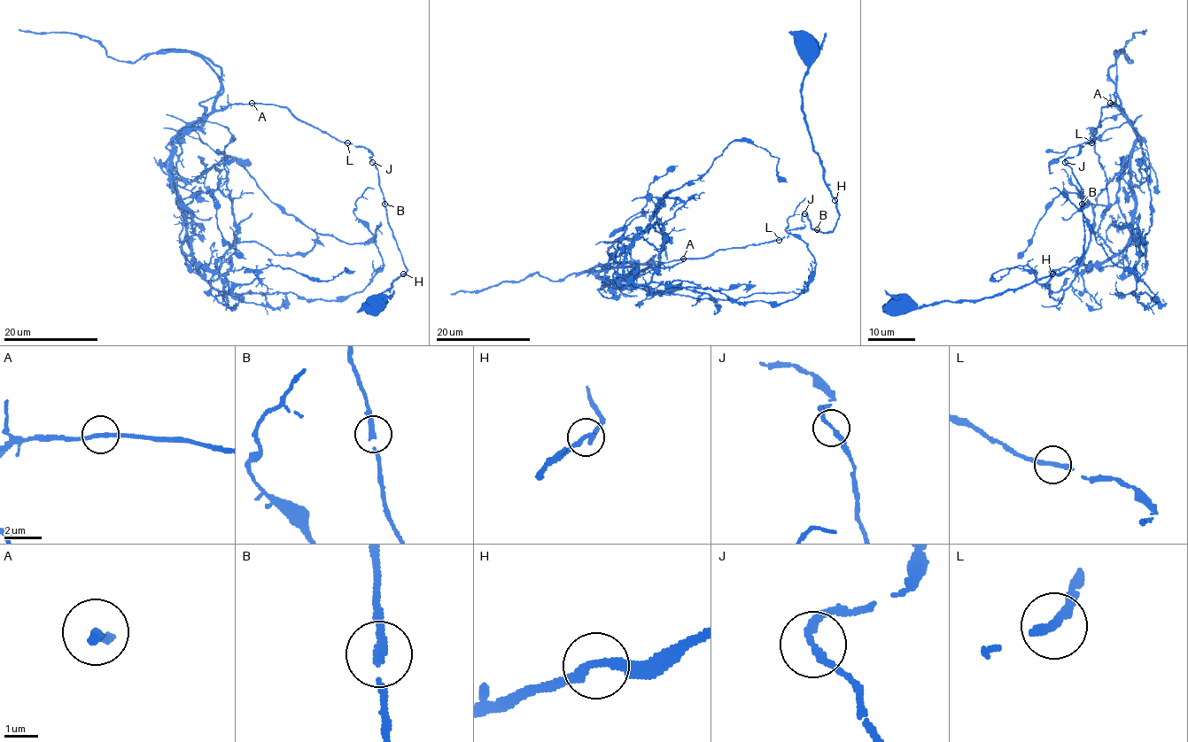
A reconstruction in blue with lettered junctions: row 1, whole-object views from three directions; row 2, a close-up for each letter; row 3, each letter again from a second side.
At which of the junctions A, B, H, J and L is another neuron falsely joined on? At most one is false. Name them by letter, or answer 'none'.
none

